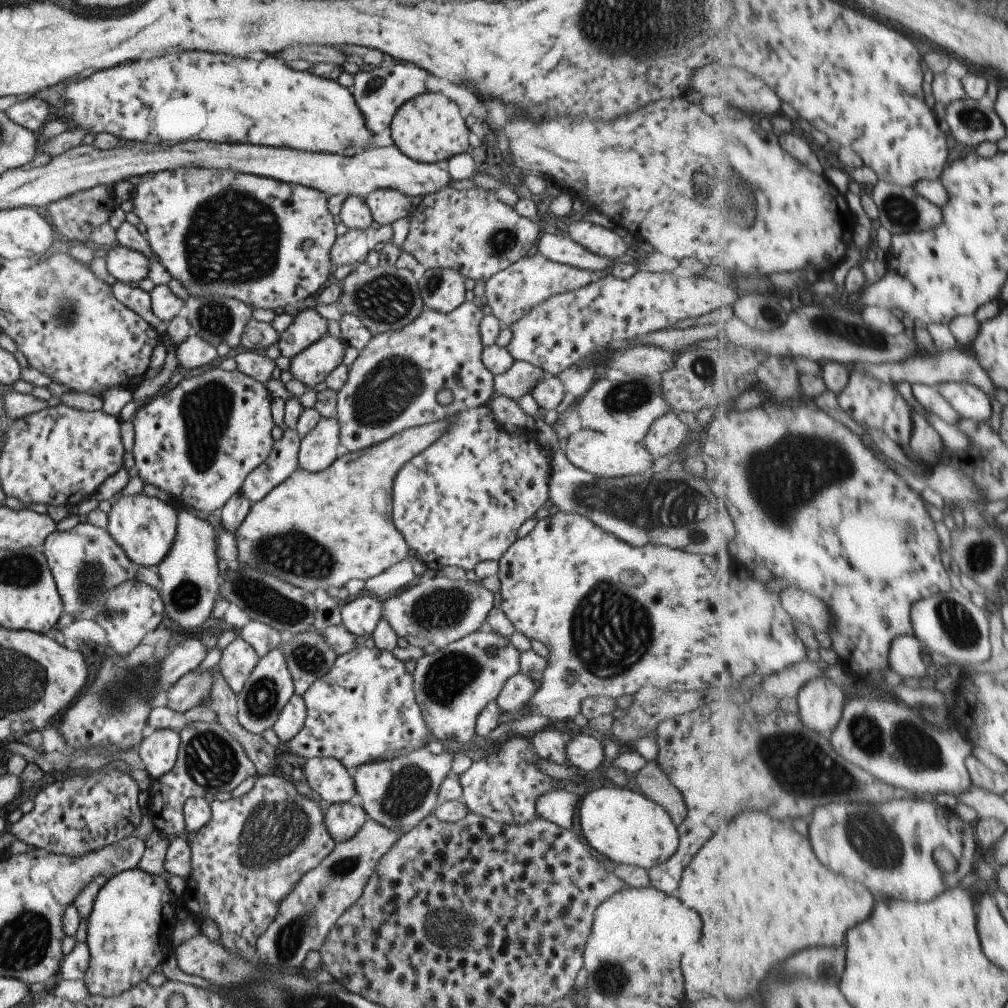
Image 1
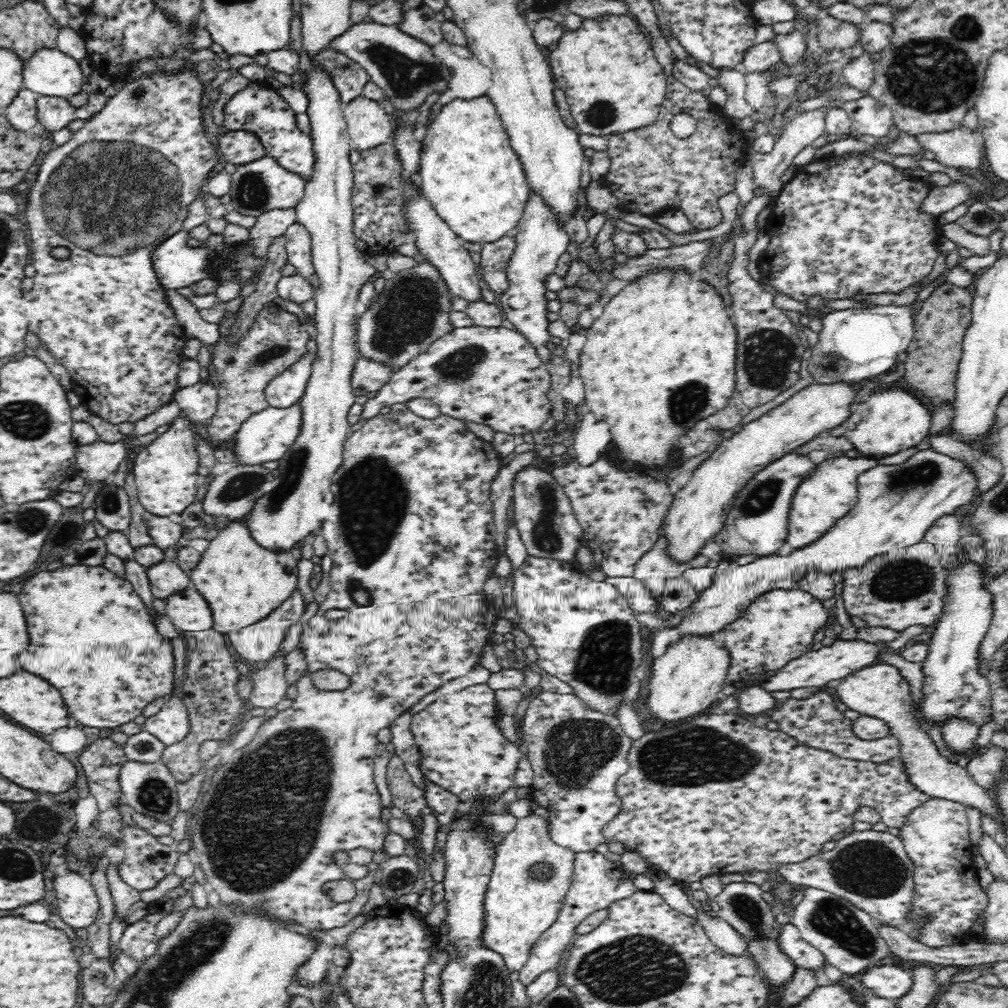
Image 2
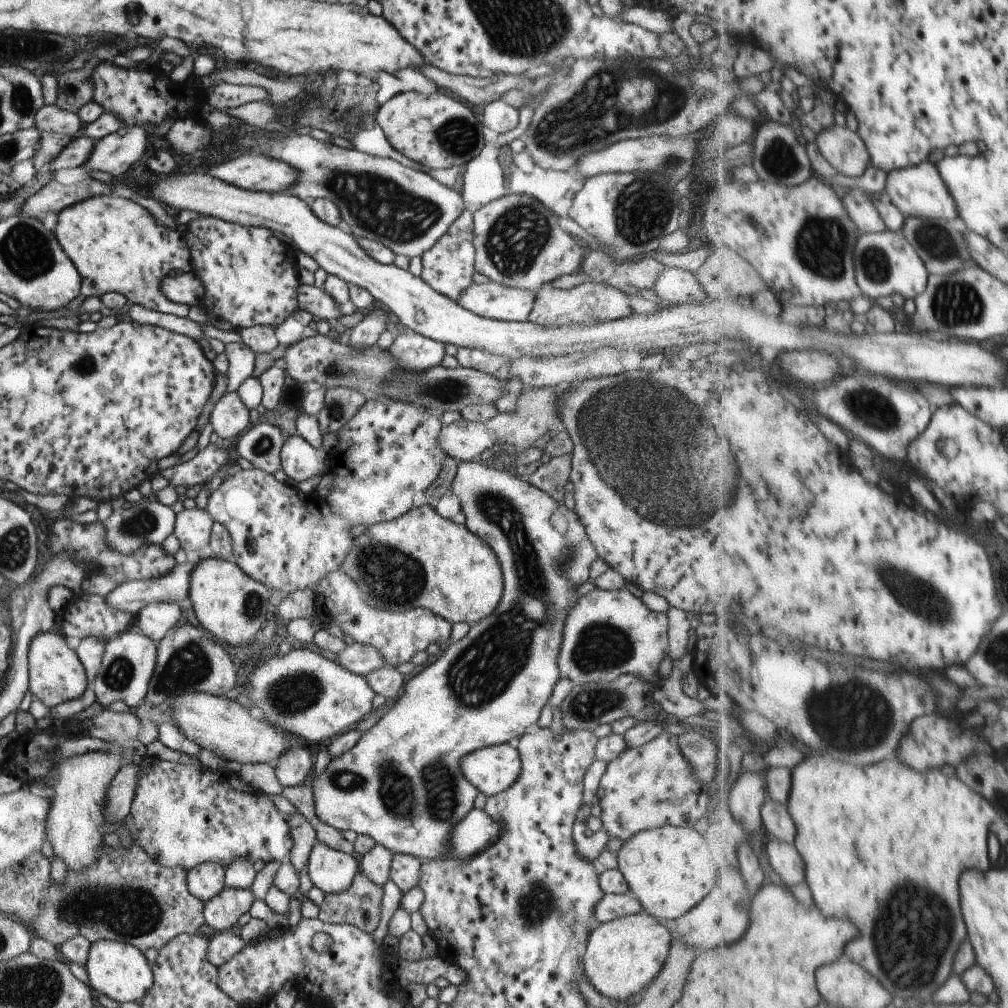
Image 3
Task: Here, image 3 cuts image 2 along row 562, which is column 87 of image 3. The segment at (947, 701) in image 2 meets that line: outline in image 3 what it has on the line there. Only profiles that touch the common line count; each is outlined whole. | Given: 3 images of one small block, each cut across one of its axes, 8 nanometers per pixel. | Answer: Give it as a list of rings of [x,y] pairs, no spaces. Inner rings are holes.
[[[98,940],[90,944],[83,968],[94,995],[103,994],[120,1003],[139,1004],[152,985],[152,972],[143,953],[121,941]]]

